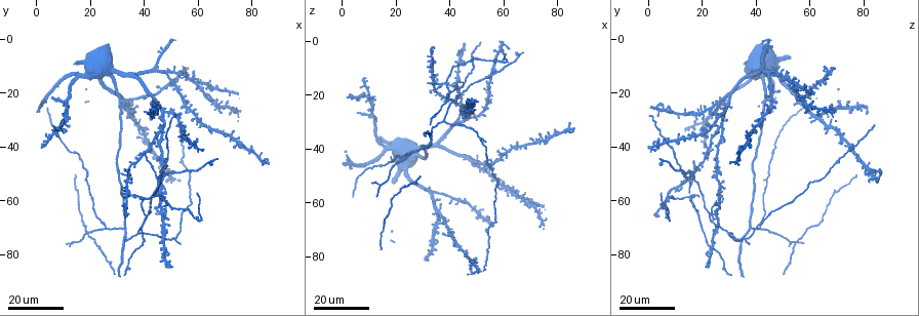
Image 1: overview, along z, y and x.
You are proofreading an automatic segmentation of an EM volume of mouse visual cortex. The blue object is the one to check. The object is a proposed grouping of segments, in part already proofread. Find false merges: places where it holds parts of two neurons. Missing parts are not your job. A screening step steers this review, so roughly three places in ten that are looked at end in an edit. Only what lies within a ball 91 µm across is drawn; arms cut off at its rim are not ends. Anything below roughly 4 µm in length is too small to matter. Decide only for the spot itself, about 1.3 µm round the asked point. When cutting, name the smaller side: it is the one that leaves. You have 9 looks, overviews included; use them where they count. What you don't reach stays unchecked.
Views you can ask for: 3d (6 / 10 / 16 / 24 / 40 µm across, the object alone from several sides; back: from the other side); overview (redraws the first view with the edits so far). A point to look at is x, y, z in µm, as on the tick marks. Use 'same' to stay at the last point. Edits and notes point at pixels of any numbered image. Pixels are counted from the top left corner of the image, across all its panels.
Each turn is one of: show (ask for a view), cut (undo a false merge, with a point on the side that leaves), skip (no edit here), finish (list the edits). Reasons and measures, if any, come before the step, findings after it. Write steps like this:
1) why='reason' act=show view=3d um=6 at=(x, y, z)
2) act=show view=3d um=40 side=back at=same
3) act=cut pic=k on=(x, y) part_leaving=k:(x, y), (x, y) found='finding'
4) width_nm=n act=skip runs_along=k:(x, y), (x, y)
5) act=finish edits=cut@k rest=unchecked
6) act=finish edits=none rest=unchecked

why='side arm on a straight run' act=show view=3d um=16 at=(46, 53, 16)

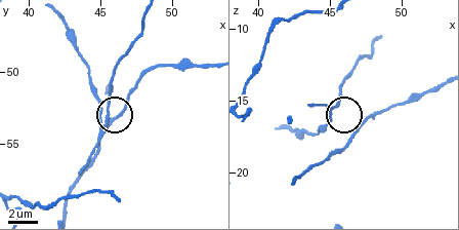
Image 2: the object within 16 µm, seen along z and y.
act=show view=3d um=6 at=(45.2, 53.6, 15.4)

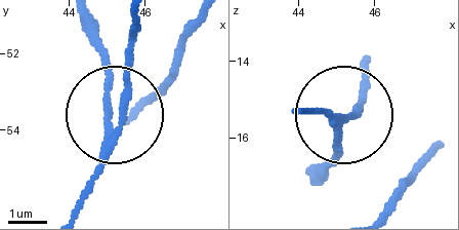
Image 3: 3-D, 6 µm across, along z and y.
act=cut pic=3 on=(107, 99) part_leaving=3:(103, 147), (103, 62), (91, 23) found='a second neuron is stuck on'

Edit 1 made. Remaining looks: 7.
act=show view=overview

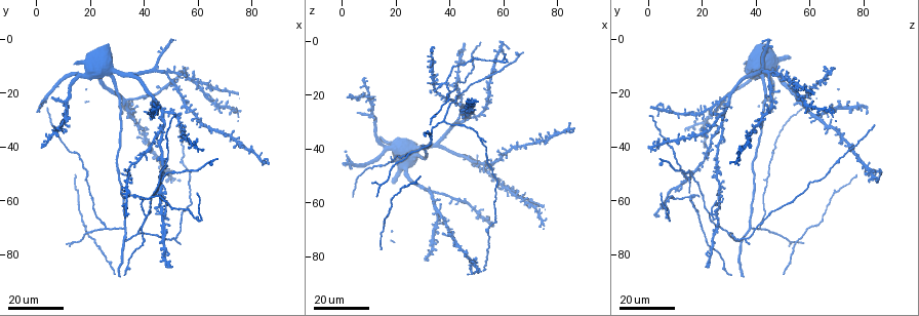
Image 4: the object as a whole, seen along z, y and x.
why='arms part here' act=show view=3d um=24 at=(41, 67, 20)

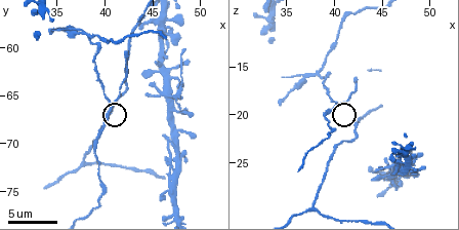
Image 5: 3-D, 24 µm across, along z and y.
act=show view=3d um=6 at=(40.6, 66.0, 18.6)

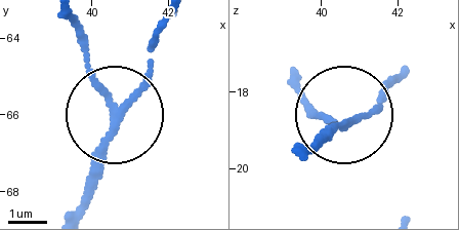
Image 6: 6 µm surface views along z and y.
arms=3 act=cut pic=6 on=(86, 45) part_leaving=6:(114, 104), (74, 18) found='a second neuron is stuck on'

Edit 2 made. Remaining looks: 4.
why='three arms meet' act=show view=3d um=16 at=(25, 70, 41)

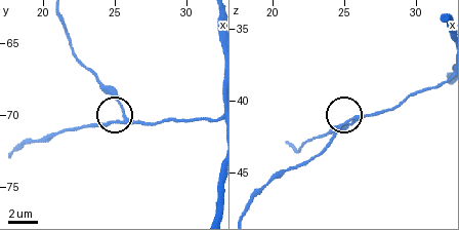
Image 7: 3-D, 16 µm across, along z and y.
why='zoom in' act=show view=3d um=6 at=(25.6, 70.2, 41.4)

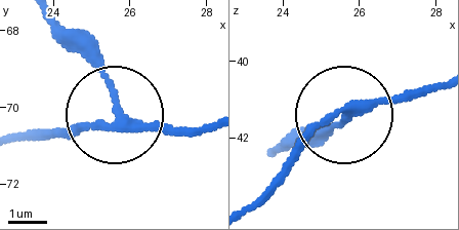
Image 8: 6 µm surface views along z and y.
width_nm=200 act=skip found='one neuron here'

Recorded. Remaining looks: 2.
why='thick turns thin' act=show view=3d um=16 at=(19, 51, 43)

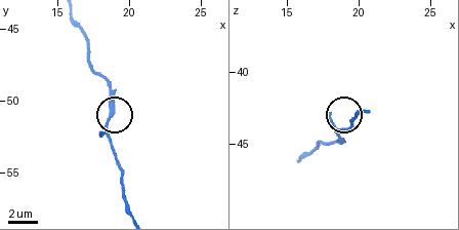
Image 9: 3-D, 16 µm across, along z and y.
act=show view=3d um=6 at=(18.4, 52.0, 44.0)

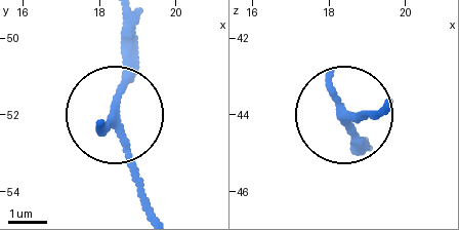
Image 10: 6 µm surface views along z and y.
arms=3 act=skip runs_along=10:(147, 212), (114, 113), (120, 28) found='one neuron here'

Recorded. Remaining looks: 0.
act=finish edits=cut@3,cut@6 rest=unchecked

